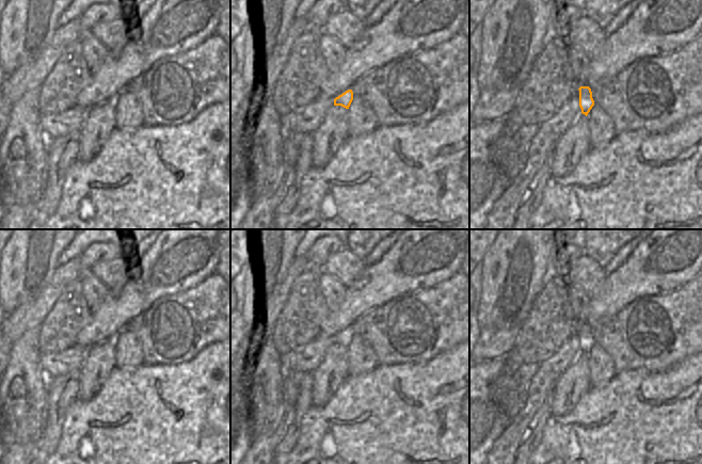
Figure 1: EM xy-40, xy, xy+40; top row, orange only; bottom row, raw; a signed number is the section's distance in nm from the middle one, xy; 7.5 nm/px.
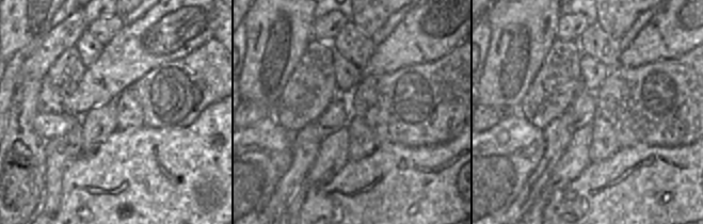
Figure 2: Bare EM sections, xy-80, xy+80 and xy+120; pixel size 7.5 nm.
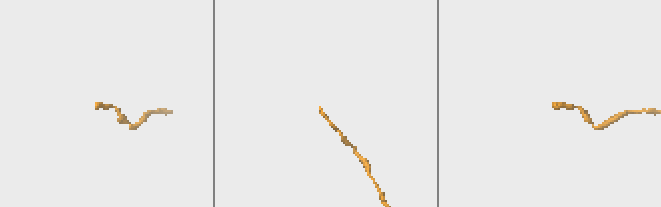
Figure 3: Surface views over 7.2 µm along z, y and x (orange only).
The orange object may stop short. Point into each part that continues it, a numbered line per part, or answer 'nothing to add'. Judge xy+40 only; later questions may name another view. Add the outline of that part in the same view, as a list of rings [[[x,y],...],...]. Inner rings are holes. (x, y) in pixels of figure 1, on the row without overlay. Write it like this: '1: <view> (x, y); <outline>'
1: xy+40 (565, 356); [[[577,327],[564,341],[564,343],[548,358],[541,362],[538,366],[540,370],[546,370],[548,372],[555,372],[561,374],[575,361],[580,356],[585,355],[581,352],[579,346],[579,329]]]

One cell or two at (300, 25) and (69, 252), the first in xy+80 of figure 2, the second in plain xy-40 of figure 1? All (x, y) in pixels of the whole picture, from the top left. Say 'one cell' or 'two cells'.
two cells

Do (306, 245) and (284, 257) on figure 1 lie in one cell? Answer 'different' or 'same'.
different

